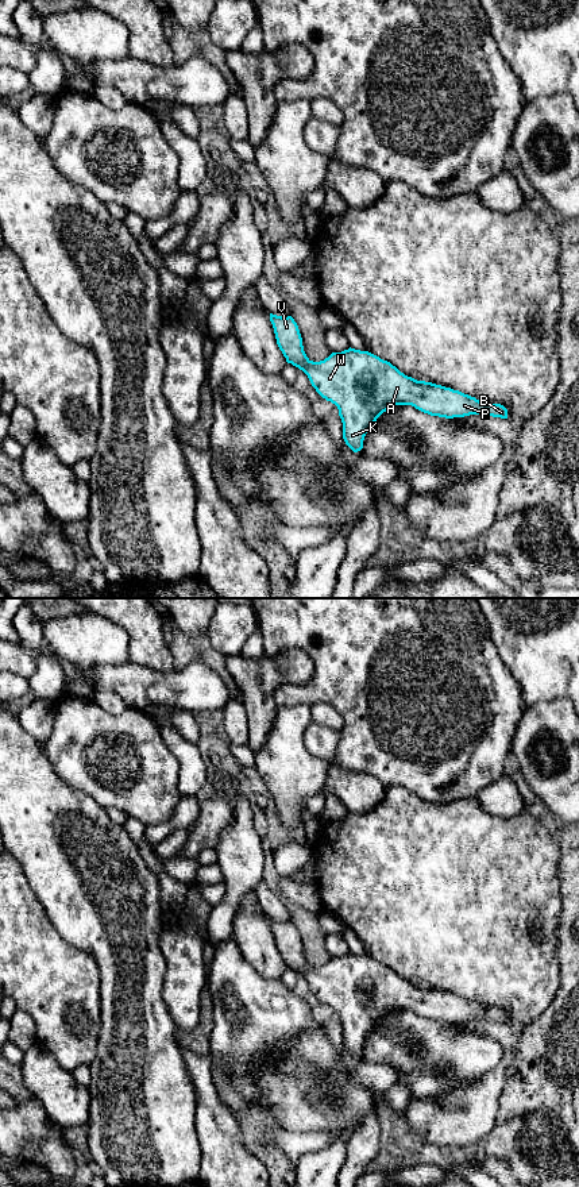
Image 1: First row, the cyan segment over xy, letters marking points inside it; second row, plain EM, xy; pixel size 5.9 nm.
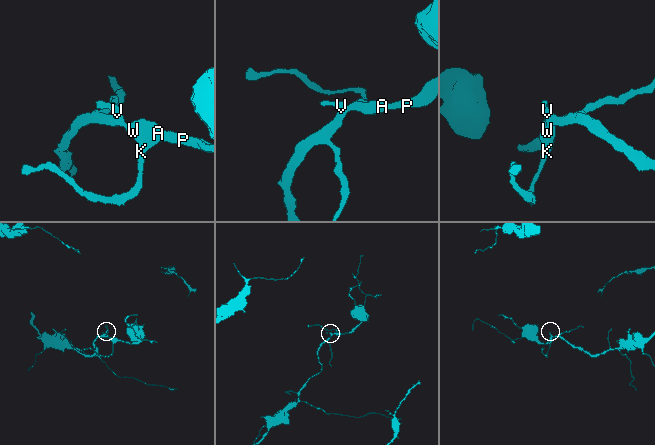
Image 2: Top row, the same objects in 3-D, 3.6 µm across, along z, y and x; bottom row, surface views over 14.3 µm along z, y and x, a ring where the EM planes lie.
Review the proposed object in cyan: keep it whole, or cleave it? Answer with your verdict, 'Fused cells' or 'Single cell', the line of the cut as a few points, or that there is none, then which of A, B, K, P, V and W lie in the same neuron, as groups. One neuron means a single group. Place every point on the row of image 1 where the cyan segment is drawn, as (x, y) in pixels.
Single cell. No split. Groups: A B K P V W

